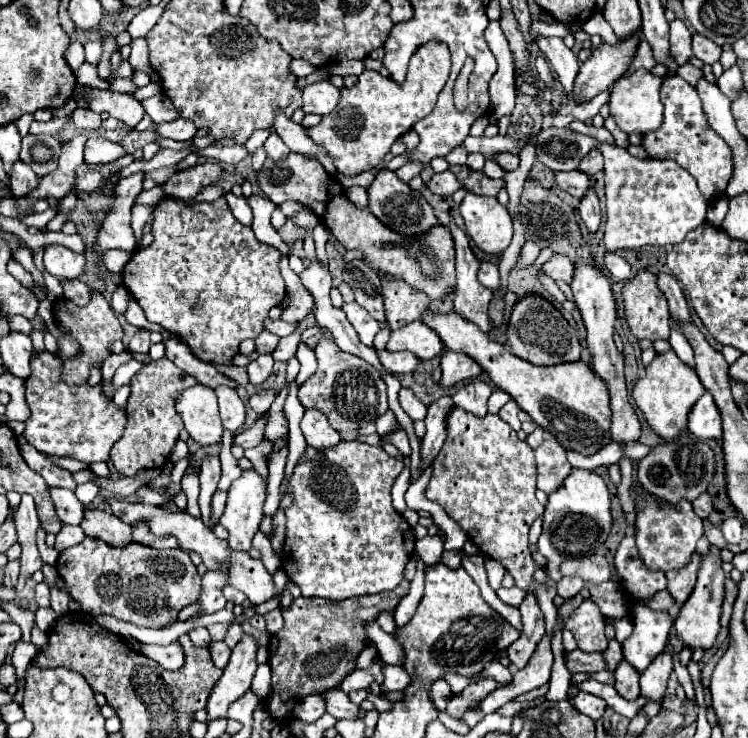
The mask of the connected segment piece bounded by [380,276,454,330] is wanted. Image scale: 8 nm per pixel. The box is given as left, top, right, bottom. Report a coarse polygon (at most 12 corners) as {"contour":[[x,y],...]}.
{"contour":[[380,276],[388,328],[420,312],[452,310],[452,298],[430,300],[400,278]]}

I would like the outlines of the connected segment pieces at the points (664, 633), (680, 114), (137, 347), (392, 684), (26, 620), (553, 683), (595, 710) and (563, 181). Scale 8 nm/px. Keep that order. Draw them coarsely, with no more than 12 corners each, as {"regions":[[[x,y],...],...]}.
{"regions":[[[636,604],[624,660],[642,674],[664,652],[674,618]],[[662,82],[662,126],[642,136],[716,202],[732,176],[728,144],[708,128],[696,88]],[[138,330],[128,344],[130,352],[150,350],[150,332]],[[386,664],[384,690],[404,690],[412,678],[404,668],[398,668]],[[16,608],[14,622],[22,628],[22,638],[30,636],[34,612]],[[562,634],[552,638],[554,666],[550,678],[548,702],[568,696],[572,674],[562,664]],[[586,692],[574,698],[578,712],[602,718],[606,702]],[[580,170],[558,172],[562,190],[582,200],[590,188],[588,176]]]}

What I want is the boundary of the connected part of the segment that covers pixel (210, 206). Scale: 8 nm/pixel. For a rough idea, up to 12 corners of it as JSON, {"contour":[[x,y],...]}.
{"contour":[[226,198],[160,200],[124,286],[232,364],[282,304],[282,254]]}

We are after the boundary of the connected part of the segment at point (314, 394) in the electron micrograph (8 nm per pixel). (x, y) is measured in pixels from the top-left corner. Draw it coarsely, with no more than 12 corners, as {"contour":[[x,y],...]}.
{"contour":[[318,342],[318,370],[300,386],[304,408],[334,430],[364,428],[388,410],[368,362]]}

